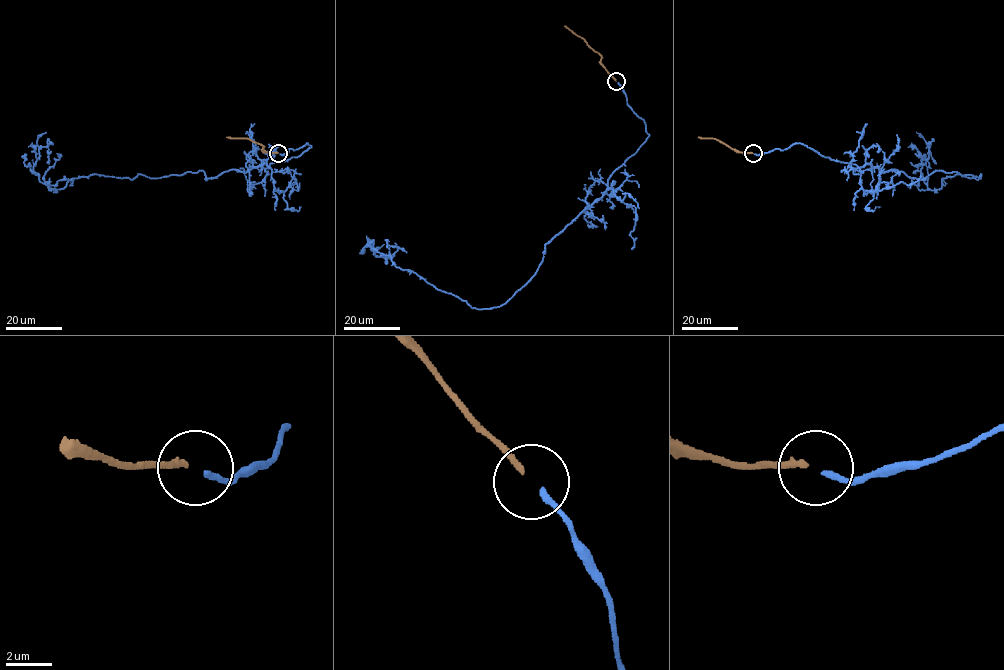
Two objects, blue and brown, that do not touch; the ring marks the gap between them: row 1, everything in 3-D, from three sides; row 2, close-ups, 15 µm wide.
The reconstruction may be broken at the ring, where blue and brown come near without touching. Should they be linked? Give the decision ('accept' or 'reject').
reject

